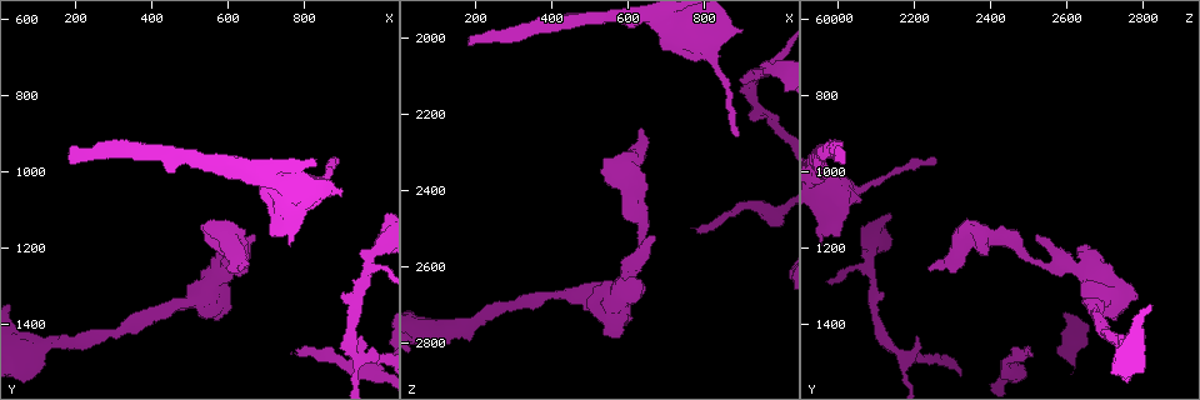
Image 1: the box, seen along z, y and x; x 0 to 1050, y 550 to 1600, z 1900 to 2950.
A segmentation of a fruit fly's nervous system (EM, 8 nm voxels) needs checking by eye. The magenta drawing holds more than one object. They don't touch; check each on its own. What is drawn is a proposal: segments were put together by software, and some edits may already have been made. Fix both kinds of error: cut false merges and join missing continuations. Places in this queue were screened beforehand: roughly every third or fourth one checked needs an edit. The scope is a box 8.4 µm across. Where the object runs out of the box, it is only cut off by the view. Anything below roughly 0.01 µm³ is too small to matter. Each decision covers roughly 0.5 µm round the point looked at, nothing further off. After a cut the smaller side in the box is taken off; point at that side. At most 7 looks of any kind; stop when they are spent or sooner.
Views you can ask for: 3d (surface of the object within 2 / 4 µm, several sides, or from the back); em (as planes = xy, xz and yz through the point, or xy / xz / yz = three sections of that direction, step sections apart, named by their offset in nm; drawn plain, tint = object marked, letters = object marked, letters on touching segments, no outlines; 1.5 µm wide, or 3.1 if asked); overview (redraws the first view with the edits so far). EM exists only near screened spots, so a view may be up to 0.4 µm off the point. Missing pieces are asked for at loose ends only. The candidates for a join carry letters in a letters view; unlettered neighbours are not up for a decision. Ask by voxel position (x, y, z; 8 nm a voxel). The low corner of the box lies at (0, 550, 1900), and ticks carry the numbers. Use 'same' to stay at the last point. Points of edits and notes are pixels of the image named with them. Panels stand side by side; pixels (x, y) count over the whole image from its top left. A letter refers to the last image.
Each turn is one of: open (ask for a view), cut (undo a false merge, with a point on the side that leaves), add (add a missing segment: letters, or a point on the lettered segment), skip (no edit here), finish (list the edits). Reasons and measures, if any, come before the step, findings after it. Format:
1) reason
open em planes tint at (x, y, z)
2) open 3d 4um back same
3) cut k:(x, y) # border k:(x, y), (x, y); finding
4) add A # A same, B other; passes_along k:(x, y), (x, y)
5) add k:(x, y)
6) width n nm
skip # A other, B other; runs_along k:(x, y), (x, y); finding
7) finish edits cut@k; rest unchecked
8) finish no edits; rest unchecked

branch stops here
open em planes letters at (190, 980, 2015)

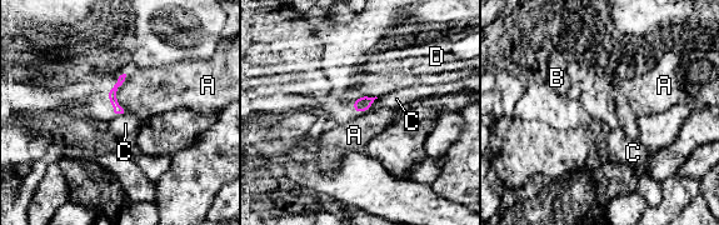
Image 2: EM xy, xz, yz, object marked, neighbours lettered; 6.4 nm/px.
skip # A other, B other, C other, D other; border 2:(378, 98), (370, 108); none of them fits

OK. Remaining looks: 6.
open 3d 2um back at (635, 1260, 2240)

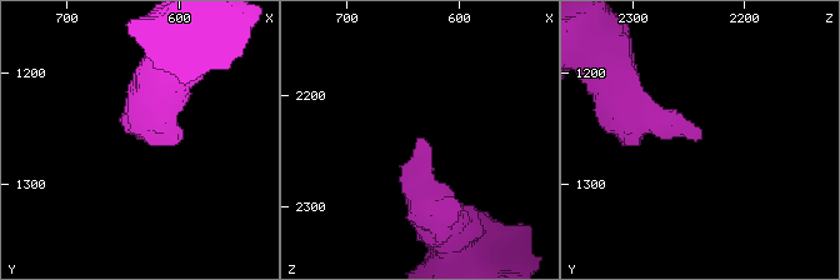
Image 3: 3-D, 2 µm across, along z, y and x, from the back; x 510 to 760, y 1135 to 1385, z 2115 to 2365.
open em yz step 4 tint at (632, 1252, 2240)

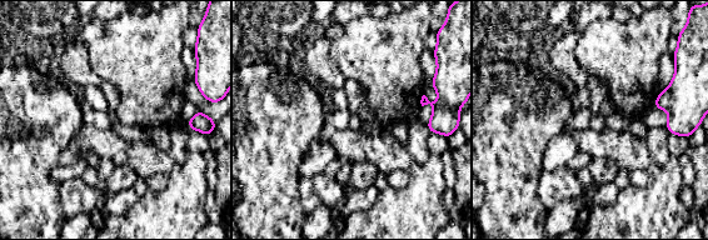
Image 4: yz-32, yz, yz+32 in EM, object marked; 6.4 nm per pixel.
open em planes letters same

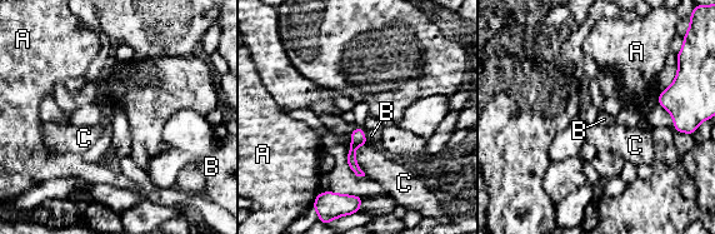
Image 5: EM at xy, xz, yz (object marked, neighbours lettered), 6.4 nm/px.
skip # A other, B other, C other; border 5:(363, 128), (363, 134), (368, 143); no lettered segment goes on from it

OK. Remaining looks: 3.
calibre changes
open 3d 4um at (965, 1250, 2085)

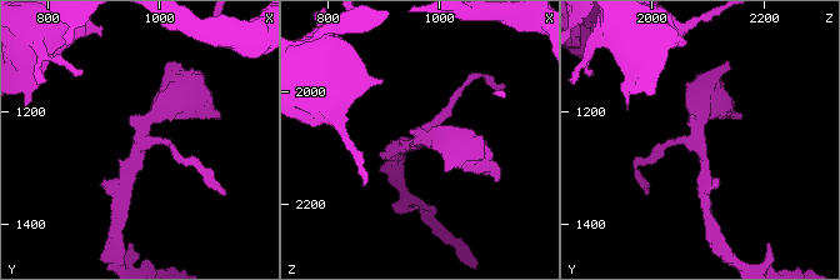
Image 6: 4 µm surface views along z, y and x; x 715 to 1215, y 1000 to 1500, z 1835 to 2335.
arms 3; shape alone is not enough
open em xy step 4 tint at (970, 1245, 2080)

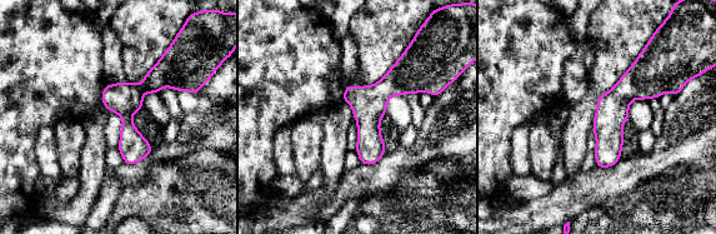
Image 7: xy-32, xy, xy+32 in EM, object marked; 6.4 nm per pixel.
open em planes letters same

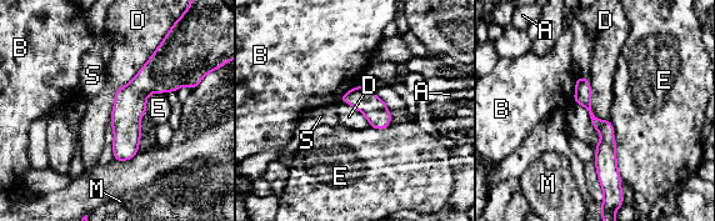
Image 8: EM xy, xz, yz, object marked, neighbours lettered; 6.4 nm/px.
width 100 nm
skip # A other, B other, D other, E other, M other, S other; continuous, no second cell

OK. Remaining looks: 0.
finish no edits; rest unchecked

